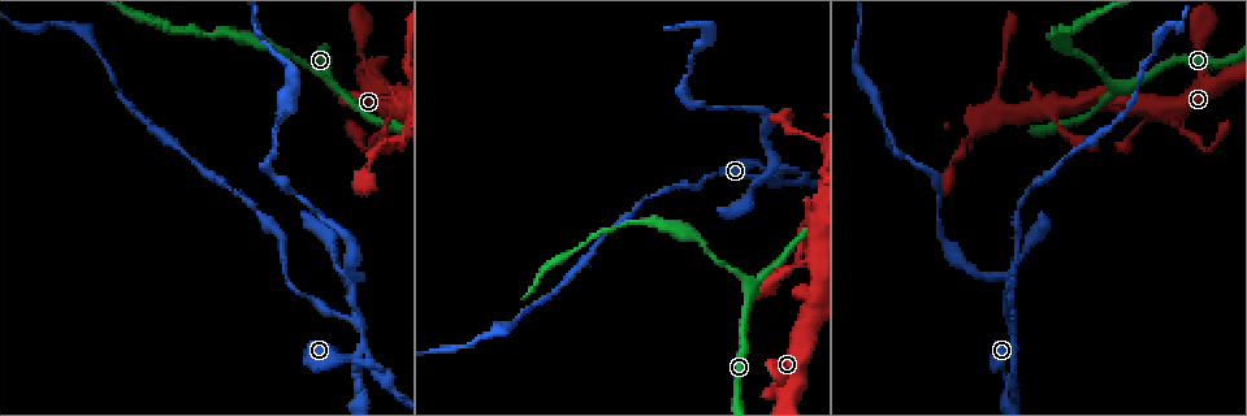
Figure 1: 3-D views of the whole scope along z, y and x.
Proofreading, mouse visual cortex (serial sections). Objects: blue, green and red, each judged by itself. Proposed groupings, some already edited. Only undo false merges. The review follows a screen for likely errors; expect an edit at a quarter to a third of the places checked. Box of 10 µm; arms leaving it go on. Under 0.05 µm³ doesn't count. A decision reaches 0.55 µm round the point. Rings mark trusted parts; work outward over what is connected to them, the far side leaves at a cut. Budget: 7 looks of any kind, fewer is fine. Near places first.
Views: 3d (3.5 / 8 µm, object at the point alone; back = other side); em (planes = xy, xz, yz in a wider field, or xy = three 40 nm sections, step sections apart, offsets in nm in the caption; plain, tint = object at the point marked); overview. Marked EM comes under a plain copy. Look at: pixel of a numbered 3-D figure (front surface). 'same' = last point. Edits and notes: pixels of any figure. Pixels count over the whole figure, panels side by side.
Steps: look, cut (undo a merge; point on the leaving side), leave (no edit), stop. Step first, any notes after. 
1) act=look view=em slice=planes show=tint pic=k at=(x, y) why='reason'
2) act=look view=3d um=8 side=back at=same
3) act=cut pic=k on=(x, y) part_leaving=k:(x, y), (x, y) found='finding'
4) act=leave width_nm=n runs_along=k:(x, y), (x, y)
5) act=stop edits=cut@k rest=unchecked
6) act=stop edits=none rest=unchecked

act=look view=3d um=3.5 pic=1 at=(775, 181) why='three-way junction'

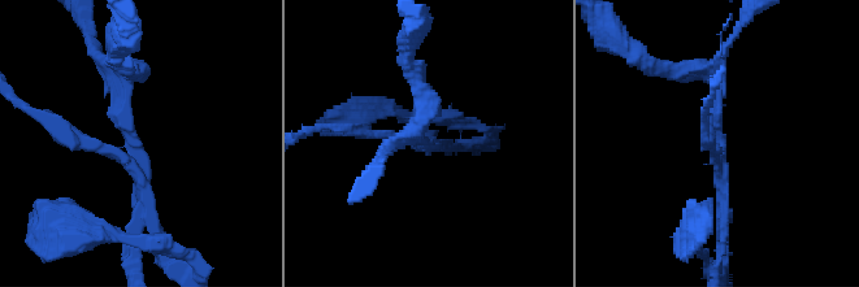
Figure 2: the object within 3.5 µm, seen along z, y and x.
act=cut pic=2 on=(125, 104) arm_widths_nm=150,150,150 part_leaving=2:(133, 152), (117, 113), (117, 81), (133, 69) found='two cells meet here'

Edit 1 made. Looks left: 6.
act=look view=3d um=3.5 pic=1 at=(749, 300) why='three-way junction'

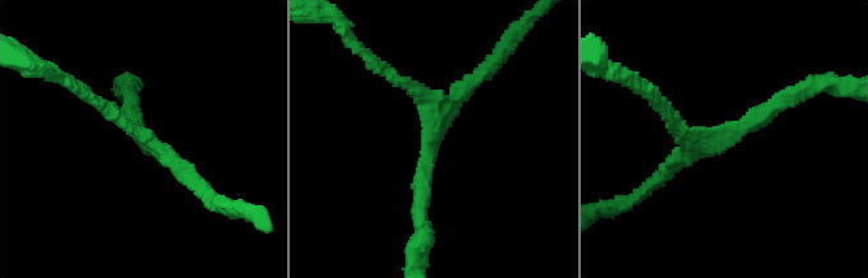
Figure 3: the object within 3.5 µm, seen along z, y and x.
act=look view=em slice=xy step=1 show=tint pic=3 at=(723, 135) arms=3 arm_widths_nm=150,200,200

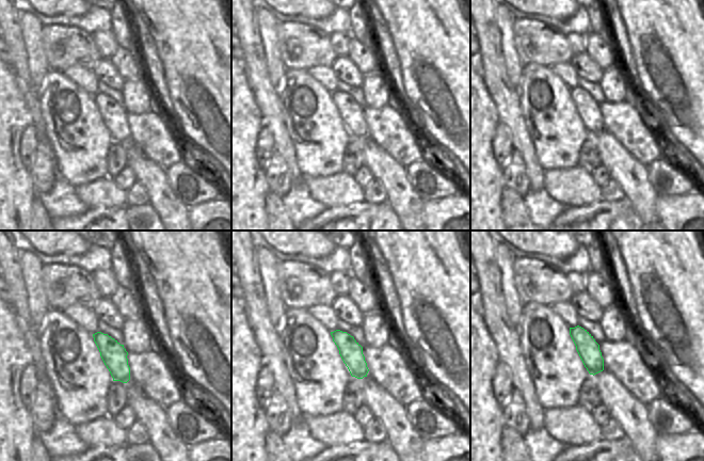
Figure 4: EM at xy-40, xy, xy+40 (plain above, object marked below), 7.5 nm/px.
act=leave runs_along=3:(421, 205), (433, 116), (389, 75) found='continuous, no second cell'

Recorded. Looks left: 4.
act=stop edits=cut@2 rest=unchecked

